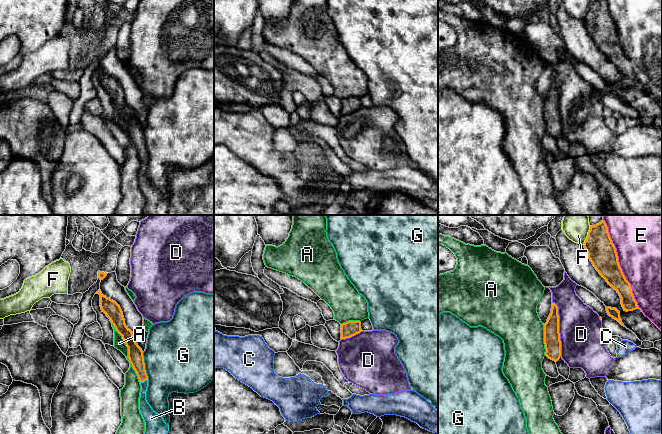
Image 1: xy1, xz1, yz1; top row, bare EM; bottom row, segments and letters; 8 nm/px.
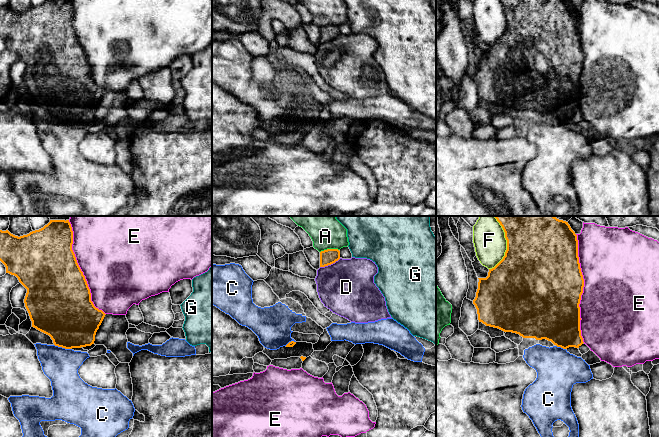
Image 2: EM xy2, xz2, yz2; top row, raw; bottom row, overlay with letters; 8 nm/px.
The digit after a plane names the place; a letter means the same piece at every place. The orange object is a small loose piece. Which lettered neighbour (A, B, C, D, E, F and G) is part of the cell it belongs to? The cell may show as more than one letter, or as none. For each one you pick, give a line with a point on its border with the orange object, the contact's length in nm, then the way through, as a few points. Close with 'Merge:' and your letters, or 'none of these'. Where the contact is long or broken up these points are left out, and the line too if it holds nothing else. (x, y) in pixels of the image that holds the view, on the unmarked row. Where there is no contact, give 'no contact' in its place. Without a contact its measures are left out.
B: meets orange in xy1 at (143, 157); contact 70 nm long; runs through xy1 (135, 130), (143, 157), (143, 182), (146, 187)
Merge: B

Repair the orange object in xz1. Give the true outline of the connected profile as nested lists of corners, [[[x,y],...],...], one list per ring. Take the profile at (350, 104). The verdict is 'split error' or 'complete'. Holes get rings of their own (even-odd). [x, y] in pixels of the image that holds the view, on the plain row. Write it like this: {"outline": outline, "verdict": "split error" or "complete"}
{"outline": [[[348,97],[341,100],[341,115],[350,114],[362,107],[360,97]]], "verdict": "complete"}

